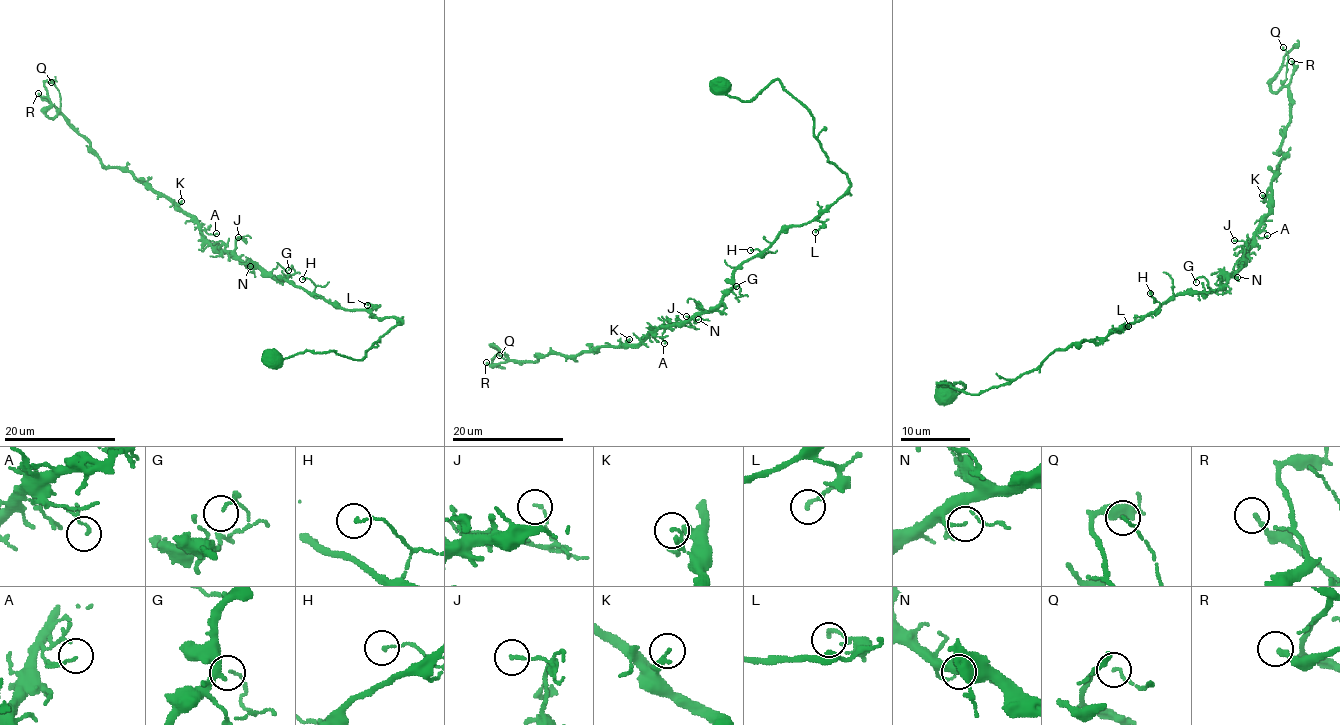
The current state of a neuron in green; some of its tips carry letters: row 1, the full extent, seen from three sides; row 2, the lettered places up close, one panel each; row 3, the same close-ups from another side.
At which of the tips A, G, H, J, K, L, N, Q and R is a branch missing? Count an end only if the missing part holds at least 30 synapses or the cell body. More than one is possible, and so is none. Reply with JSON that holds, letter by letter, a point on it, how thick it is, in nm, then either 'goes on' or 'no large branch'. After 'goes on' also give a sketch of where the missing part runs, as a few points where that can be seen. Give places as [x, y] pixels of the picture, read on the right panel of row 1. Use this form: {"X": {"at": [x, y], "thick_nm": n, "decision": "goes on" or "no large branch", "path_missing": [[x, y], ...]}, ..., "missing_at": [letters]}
{"A": {"at": [1267, 235], "thick_nm": 100, "decision": "no large branch"}, "G": {"at": [1196, 282], "thick_nm": 100, "decision": "no large branch"}, "H": {"at": [1150, 293], "thick_nm": 130, "decision": "no large branch"}, "J": {"at": [1234, 240], "thick_nm": 110, "decision": "no large branch"}, "K": {"at": [1262, 195], "thick_nm": 150, "decision": "no large branch"}, "L": {"at": [1128, 326], "thick_nm": 110, "decision": "no large branch"}, "N": {"at": [1237, 277], "thick_nm": 110, "decision": "no large branch"}, "Q": {"at": [1283, 47], "thick_nm": 70, "decision": "no large branch"}, "R": {"at": [1291, 61], "thick_nm": 130, "decision": "no large branch"}, "missing_at": []}

